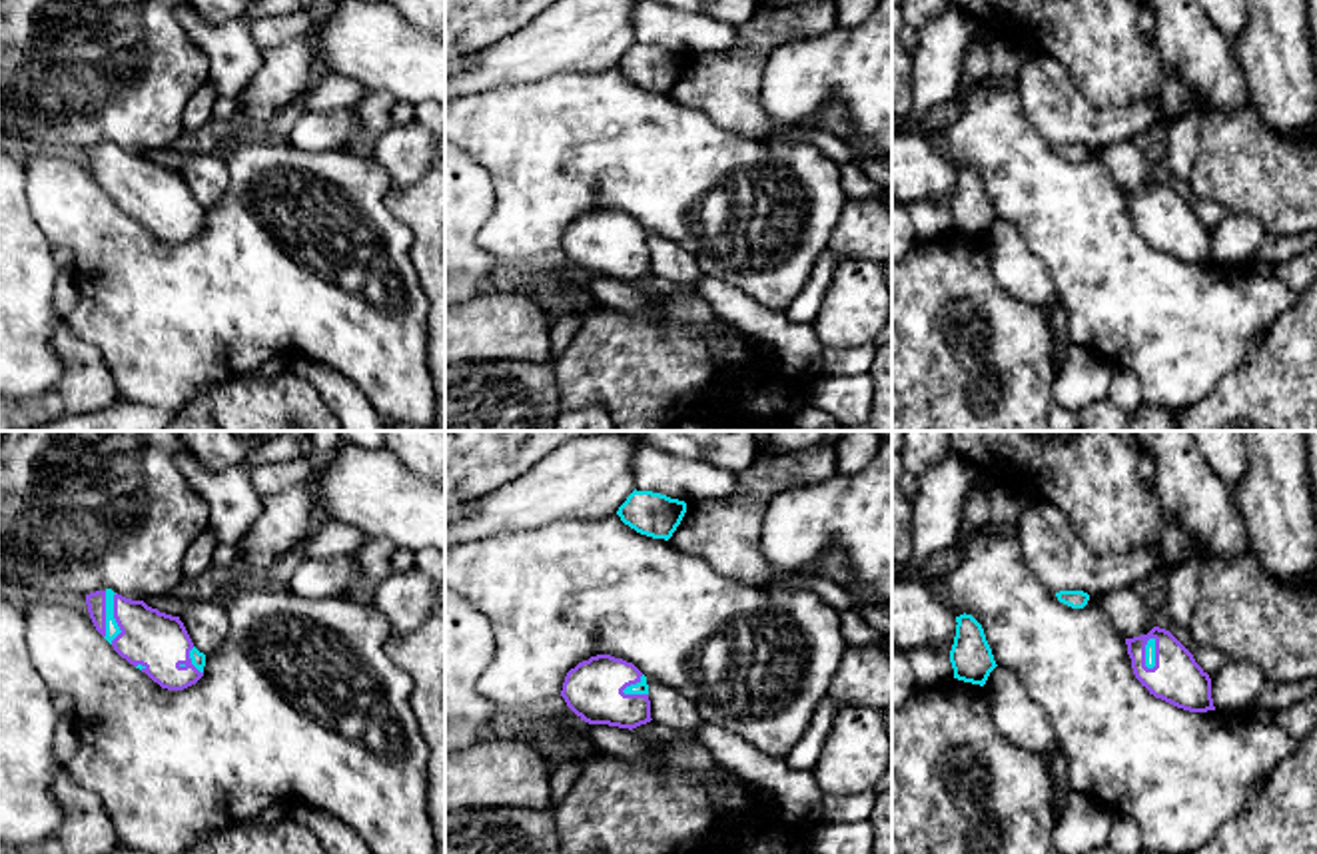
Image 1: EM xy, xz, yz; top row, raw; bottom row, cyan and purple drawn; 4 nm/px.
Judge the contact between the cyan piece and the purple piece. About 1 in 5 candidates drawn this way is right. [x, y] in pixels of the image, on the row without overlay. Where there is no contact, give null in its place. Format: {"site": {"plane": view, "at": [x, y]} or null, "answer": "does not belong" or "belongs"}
{"site": {"plane": "yz", "at": [1154, 208]}, "answer": "belongs"}

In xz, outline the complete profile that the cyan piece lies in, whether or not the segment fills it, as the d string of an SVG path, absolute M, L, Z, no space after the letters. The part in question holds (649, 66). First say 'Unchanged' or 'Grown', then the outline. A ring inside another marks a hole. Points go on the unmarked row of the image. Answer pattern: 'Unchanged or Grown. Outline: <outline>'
Unchanged. Outline: M633 44L617 68L641 88L668 94L686 66L686 56L653 44Z

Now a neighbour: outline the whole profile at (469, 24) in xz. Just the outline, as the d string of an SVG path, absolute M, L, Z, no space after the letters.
M445 0L445 60L509 36L557 0Z

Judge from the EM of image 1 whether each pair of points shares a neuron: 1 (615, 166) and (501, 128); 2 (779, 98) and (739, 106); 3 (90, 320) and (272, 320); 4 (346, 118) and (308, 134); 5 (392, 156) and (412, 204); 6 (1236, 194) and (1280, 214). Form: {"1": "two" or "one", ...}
{"1": "one", "2": "two", "3": "one", "4": "one", "5": "two", "6": "one"}

